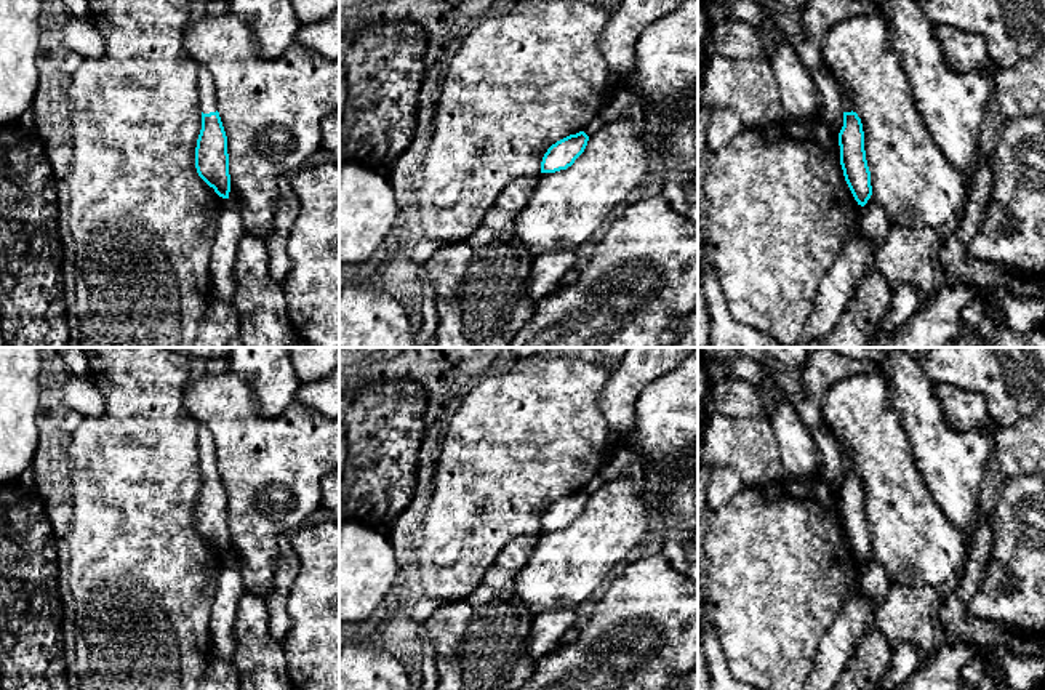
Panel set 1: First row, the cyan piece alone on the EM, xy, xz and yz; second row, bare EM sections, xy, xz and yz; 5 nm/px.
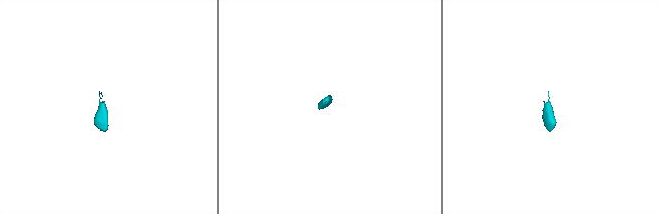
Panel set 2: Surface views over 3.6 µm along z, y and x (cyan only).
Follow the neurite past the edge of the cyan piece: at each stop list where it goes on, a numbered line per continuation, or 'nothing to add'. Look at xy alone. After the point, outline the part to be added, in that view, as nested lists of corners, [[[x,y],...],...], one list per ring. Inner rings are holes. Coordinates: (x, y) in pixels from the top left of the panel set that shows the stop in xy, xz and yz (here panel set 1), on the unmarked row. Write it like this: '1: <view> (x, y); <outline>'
1: xy (207, 455); [[[198,424],[197,427],[197,443],[198,443],[200,469],[203,472],[216,471],[218,458],[213,443],[213,435],[203,424]]]

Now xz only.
nothing to add

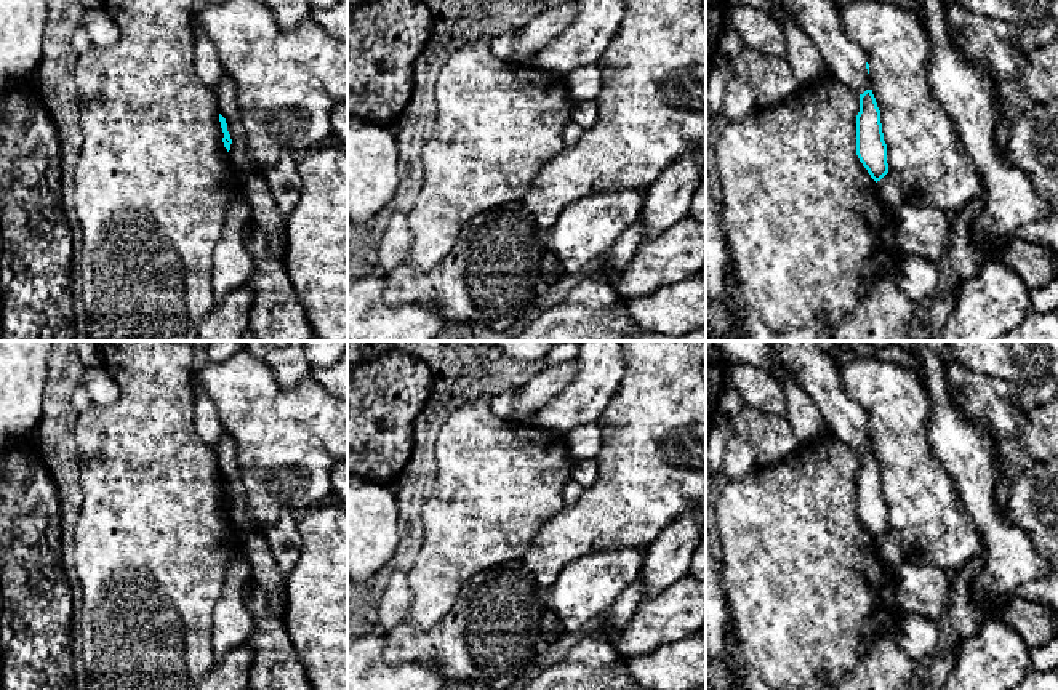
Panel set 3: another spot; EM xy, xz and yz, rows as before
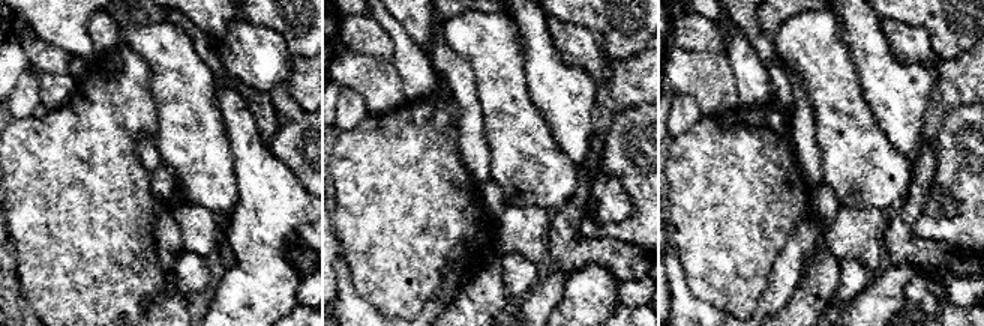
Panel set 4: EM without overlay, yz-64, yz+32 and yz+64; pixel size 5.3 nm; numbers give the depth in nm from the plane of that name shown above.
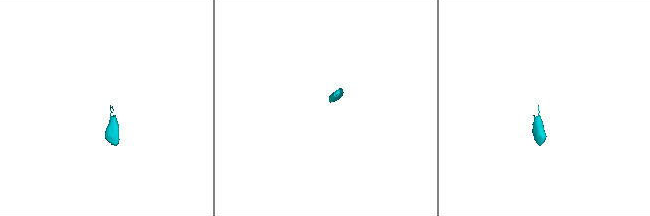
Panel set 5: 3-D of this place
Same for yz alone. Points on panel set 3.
1: yz (818, 373); [[[771,341],[783,363],[791,368],[802,389],[818,405],[829,432],[844,440],[850,448],[863,453],[871,448],[869,432],[866,427],[866,413],[853,402],[840,383],[840,365],[823,352],[816,341]]]

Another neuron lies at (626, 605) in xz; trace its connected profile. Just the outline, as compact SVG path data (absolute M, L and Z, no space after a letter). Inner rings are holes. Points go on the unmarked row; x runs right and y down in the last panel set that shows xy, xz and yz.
M637 580L629 584L619 599L610 607L610 615L605 618L605 624L610 628L621 631L632 615L637 612L643 597L643 584Z

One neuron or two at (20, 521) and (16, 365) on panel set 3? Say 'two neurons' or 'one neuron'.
two neurons

